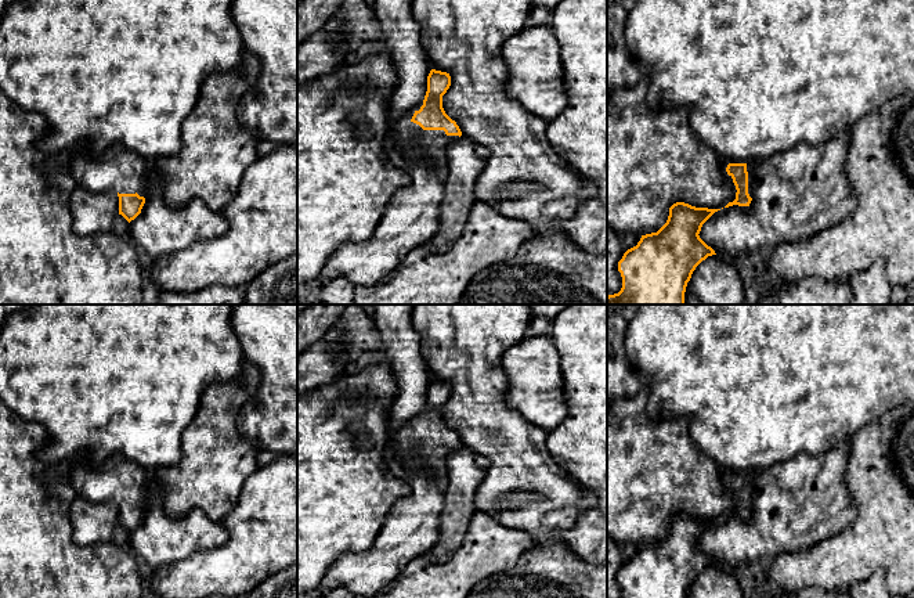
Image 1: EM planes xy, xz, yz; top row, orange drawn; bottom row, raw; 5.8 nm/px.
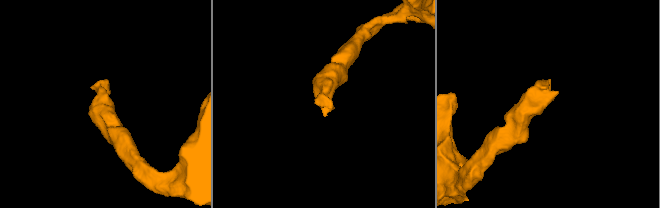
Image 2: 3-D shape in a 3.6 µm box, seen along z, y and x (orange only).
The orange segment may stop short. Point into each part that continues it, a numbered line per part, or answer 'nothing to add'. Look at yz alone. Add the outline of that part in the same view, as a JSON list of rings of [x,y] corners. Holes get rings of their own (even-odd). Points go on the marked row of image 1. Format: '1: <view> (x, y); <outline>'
1: yz (750, 166); [[[749,162],[747,163],[747,172],[748,172],[748,194],[752,197],[752,188],[754,188],[754,169],[758,162]]]

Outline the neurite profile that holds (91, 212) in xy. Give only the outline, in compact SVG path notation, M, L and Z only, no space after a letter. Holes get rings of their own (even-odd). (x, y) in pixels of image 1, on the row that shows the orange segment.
M77 185L71 195L72 230L77 235L111 231L118 213L118 191L93 192Z

